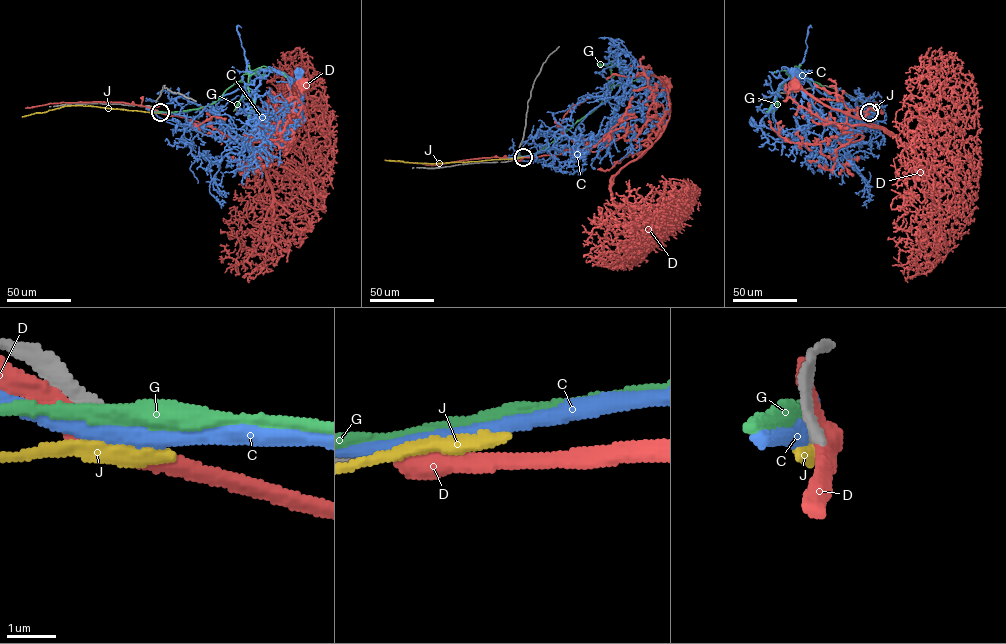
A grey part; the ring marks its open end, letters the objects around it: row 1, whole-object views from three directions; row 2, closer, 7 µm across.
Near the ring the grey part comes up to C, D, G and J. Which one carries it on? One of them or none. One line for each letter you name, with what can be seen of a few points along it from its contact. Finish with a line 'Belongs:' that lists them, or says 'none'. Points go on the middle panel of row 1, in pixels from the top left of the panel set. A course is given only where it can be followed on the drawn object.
Belongs: none

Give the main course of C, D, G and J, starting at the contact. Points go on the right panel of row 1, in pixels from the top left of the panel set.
C: (869, 112), (864, 113), (848, 105), (852, 140), (844, 146), (845, 129), (817, 113), (805, 97), (794, 71)
D: (869, 111), (861, 126), (863, 137), (850, 142), (852, 128), (847, 122), (850, 110), (828, 107), (796, 84)
G: (869, 111), (848, 109), (834, 103), (820, 84), (795, 74), (777, 89), (771, 105), (773, 117)
J: (869, 112), (875, 105), (872, 117)

